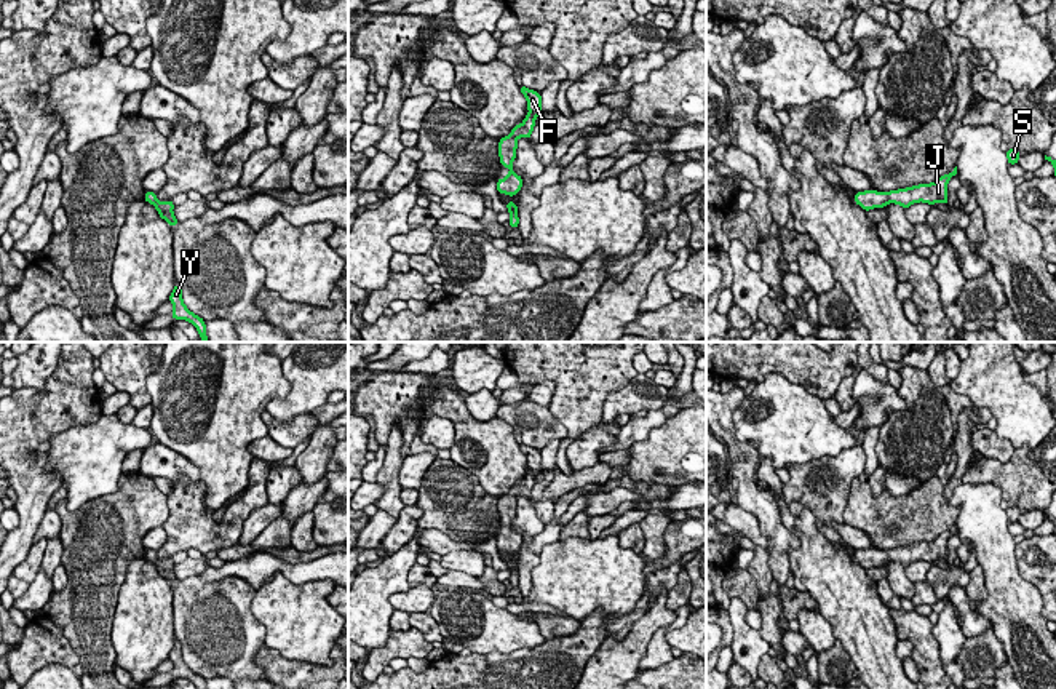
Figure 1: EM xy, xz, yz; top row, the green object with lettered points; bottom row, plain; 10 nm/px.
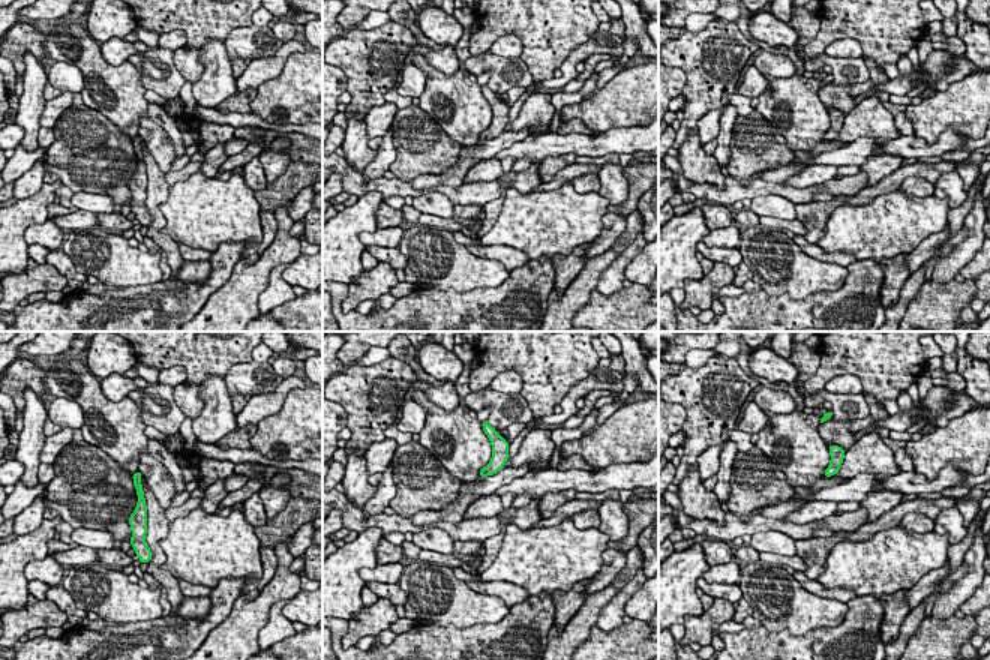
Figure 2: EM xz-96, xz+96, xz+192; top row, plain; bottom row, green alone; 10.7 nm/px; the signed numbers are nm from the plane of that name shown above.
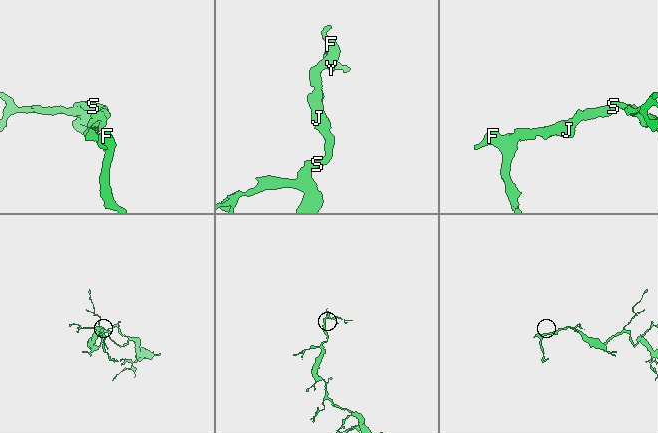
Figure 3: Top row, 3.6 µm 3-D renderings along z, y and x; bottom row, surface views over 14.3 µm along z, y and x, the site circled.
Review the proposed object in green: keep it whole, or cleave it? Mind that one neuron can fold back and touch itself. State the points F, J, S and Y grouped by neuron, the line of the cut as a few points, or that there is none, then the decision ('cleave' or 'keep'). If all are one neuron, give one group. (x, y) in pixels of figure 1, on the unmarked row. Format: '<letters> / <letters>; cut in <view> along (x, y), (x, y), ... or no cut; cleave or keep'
F J S Y; no cut; keep

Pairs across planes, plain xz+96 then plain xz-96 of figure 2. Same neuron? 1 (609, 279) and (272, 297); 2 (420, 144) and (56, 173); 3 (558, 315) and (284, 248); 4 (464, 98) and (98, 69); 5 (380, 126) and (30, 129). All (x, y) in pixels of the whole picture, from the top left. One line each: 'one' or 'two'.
1: one
2: two
3: one
4: one
5: two

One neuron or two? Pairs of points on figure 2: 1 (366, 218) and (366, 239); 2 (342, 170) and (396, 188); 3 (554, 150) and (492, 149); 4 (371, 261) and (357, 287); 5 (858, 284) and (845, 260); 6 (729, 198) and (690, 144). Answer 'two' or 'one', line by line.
1: two
2: one
3: two
4: two
5: two
6: two

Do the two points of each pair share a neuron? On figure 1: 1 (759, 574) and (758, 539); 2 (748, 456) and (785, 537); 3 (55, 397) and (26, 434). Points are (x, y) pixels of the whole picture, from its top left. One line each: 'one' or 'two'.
1: two
2: one
3: one

